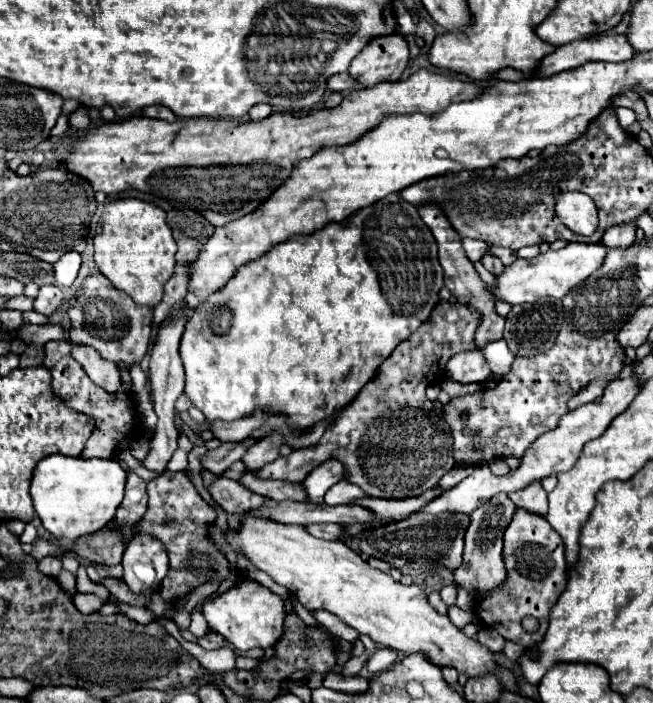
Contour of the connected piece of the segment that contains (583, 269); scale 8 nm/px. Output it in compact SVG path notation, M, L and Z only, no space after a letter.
M570 242L562 250L548 250L536 258L518 258L514 264L506 266L500 276L496 276L496 284L488 284L488 292L496 300L504 300L508 304L524 304L524 302L536 302L542 296L554 296L562 298L568 294L574 286L584 282L604 260L606 250L602 244L580 244Z

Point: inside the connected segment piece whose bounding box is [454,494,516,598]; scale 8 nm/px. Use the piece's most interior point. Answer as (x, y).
(482, 568)

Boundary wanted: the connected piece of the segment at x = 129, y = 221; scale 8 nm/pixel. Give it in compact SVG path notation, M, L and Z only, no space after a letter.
M136 198L112 200L104 206L100 226L100 232L94 236L94 262L98 270L138 306L158 306L164 296L164 284L176 266L176 242L166 224L164 210Z

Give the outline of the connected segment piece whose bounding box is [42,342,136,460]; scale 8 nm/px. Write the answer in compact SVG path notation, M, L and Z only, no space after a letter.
M48 342L44 352L44 366L48 366L50 374L52 374L52 390L58 398L62 398L62 402L76 410L76 412L84 412L86 416L94 418L94 434L88 438L82 458L114 458L116 452L116 444L122 444L128 438L128 412L136 412L136 406L130 398L130 390L121 384L121 392L124 394L108 394L106 390L102 390L100 386L96 386L88 374L84 372L84 368L70 358L70 348L66 342Z

